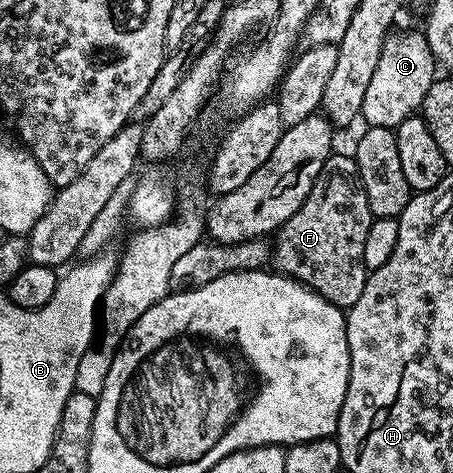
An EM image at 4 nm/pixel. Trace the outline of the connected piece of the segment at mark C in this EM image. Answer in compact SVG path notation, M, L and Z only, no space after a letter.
M407 32L403 38L388 35L382 44L381 57L365 90L360 117L372 128L394 129L405 118L414 115L422 109L425 95L429 92L432 82L437 79L435 56L429 50L426 33Z

